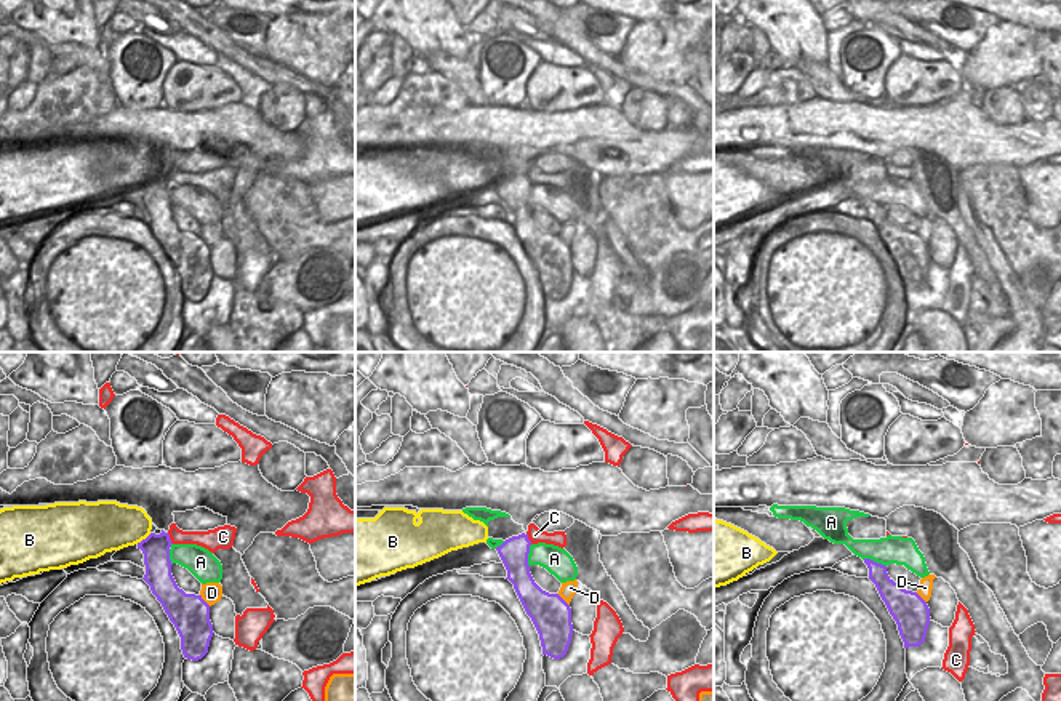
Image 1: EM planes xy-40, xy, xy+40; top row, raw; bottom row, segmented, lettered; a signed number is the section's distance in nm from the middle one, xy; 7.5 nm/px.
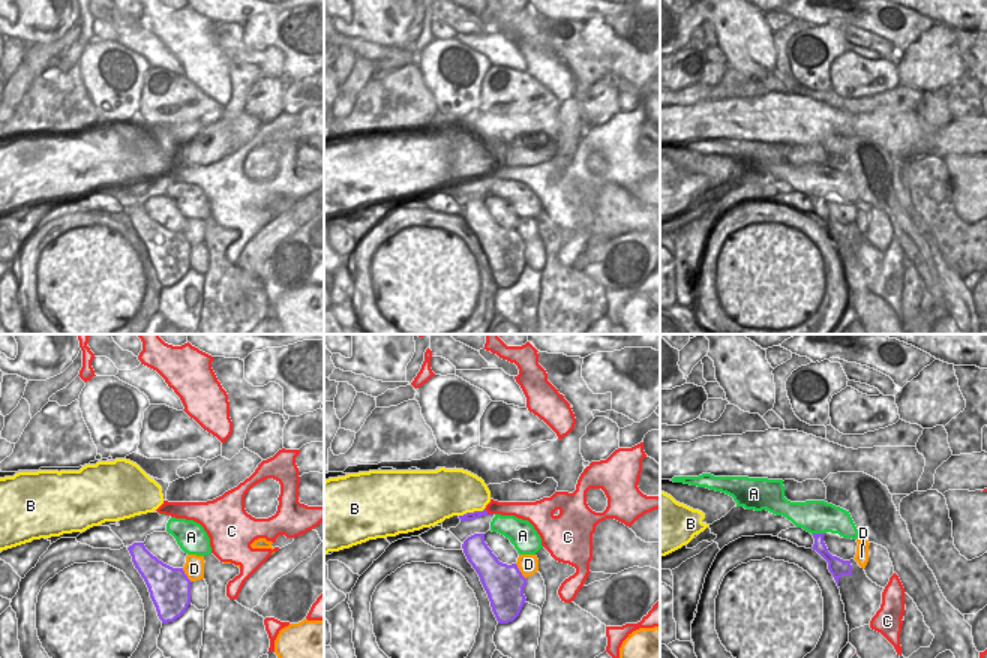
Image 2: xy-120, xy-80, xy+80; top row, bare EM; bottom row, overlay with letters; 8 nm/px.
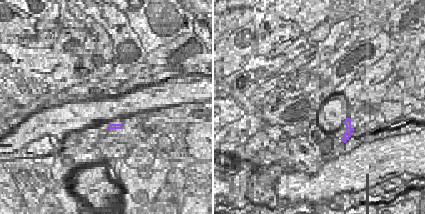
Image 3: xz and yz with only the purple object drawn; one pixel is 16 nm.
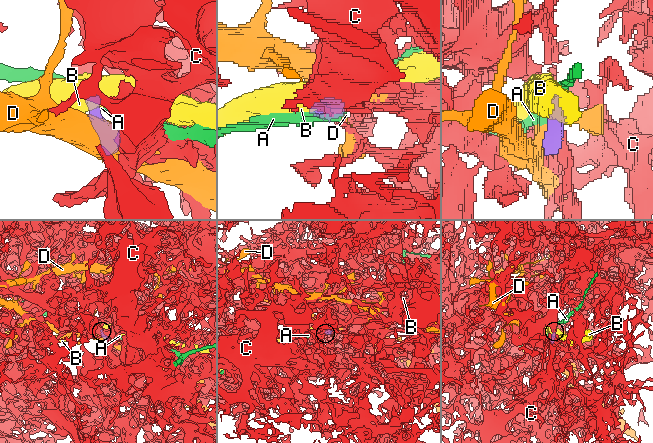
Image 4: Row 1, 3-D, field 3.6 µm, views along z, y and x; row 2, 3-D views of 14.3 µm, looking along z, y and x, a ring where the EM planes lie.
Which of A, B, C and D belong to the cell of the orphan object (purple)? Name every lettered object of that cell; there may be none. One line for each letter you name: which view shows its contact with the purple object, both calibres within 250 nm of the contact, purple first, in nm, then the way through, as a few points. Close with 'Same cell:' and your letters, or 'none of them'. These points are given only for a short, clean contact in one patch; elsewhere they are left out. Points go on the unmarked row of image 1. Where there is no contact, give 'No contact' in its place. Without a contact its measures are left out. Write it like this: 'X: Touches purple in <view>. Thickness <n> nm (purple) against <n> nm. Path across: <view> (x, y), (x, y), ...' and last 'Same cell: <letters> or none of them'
Same cell: none of them.

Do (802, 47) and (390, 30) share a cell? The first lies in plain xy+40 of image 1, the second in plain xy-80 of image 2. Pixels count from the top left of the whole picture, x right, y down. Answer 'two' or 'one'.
one

